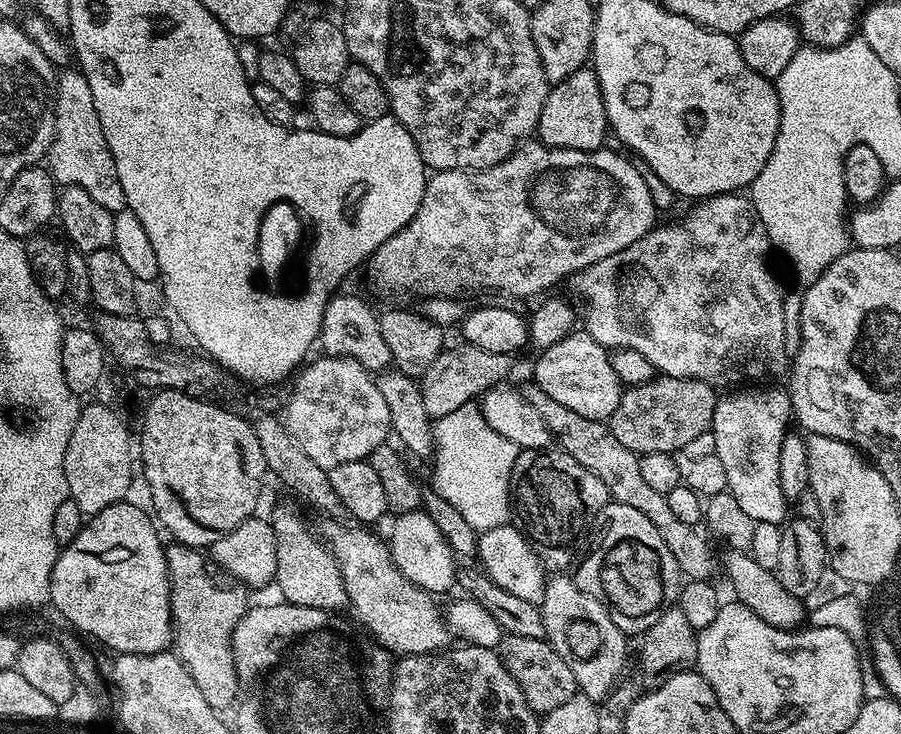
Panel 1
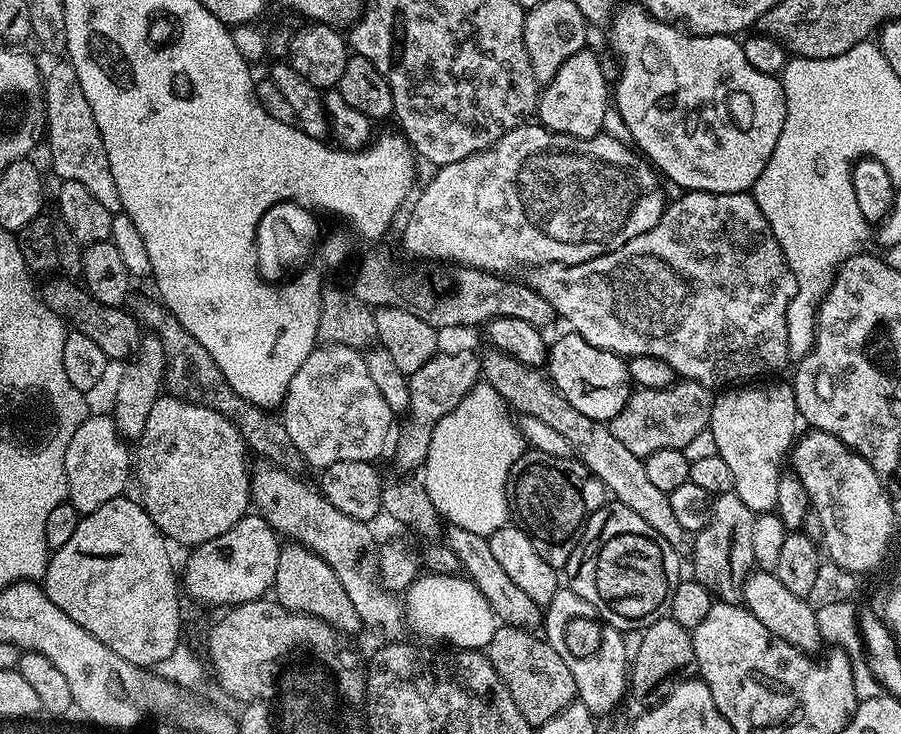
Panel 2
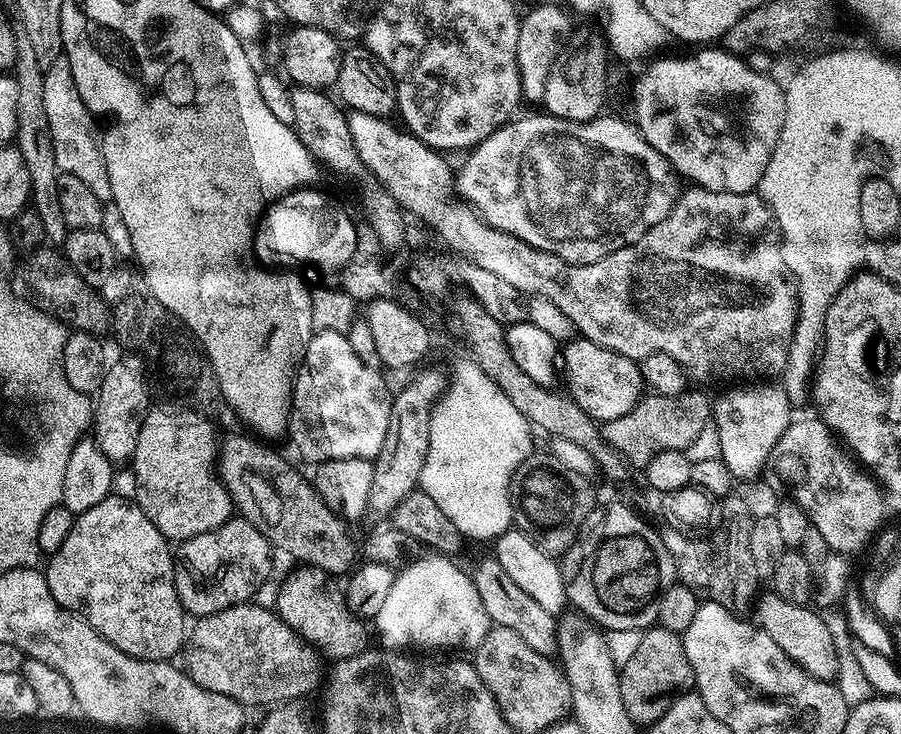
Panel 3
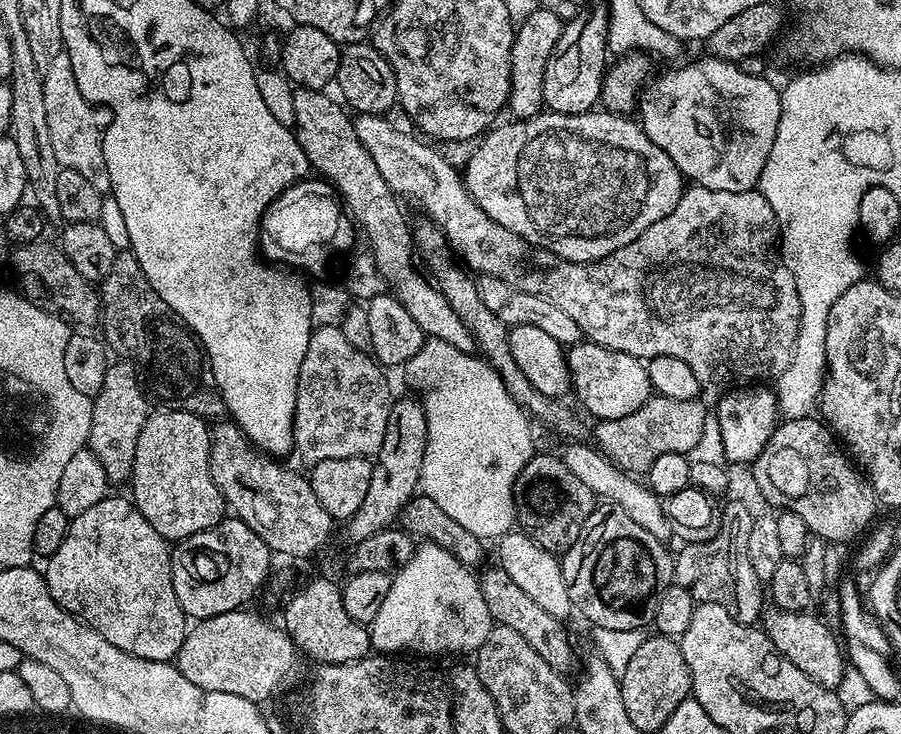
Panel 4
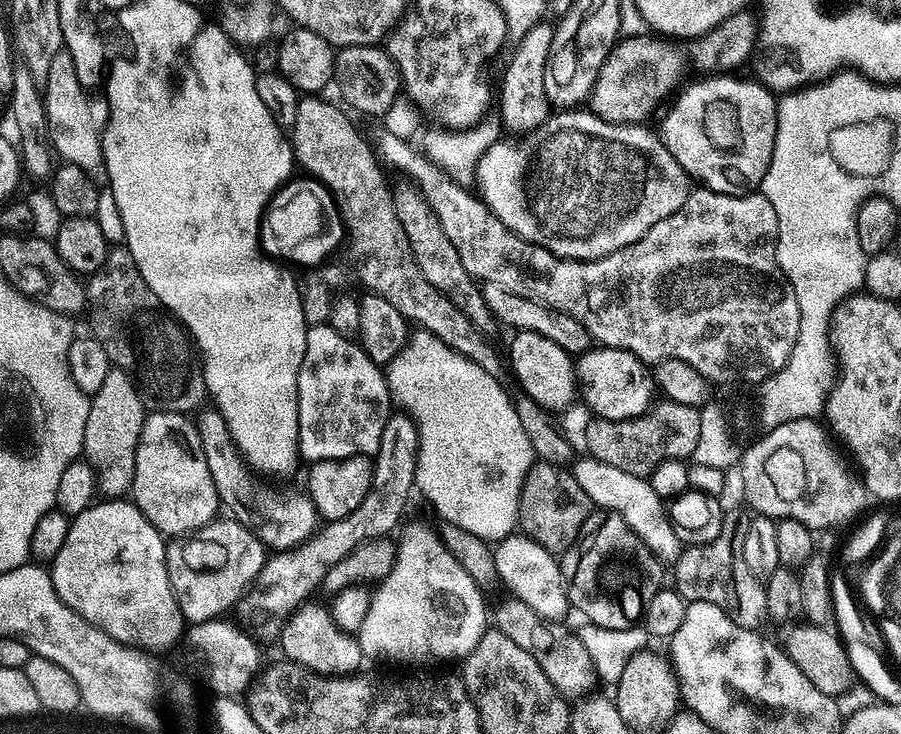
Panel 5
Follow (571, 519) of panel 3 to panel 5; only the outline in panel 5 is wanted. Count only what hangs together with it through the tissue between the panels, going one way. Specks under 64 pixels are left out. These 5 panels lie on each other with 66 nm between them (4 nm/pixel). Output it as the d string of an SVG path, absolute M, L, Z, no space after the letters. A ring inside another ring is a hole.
M533 463L522 482L518 528L538 546L553 554L567 554L584 531L584 523L593 515L592 499L578 486L575 475L558 464Z

